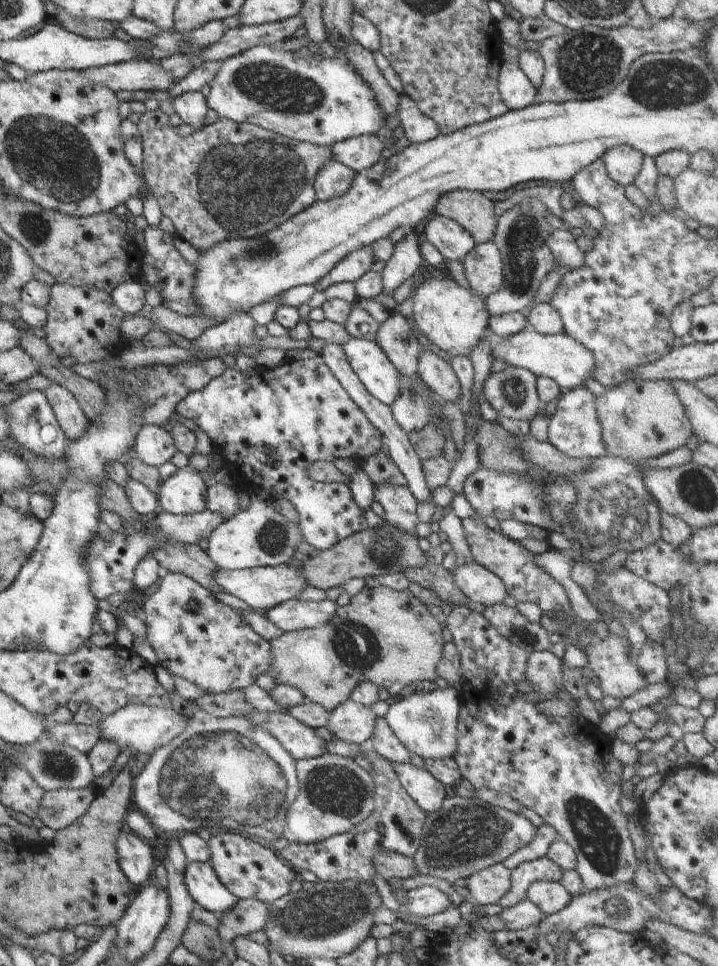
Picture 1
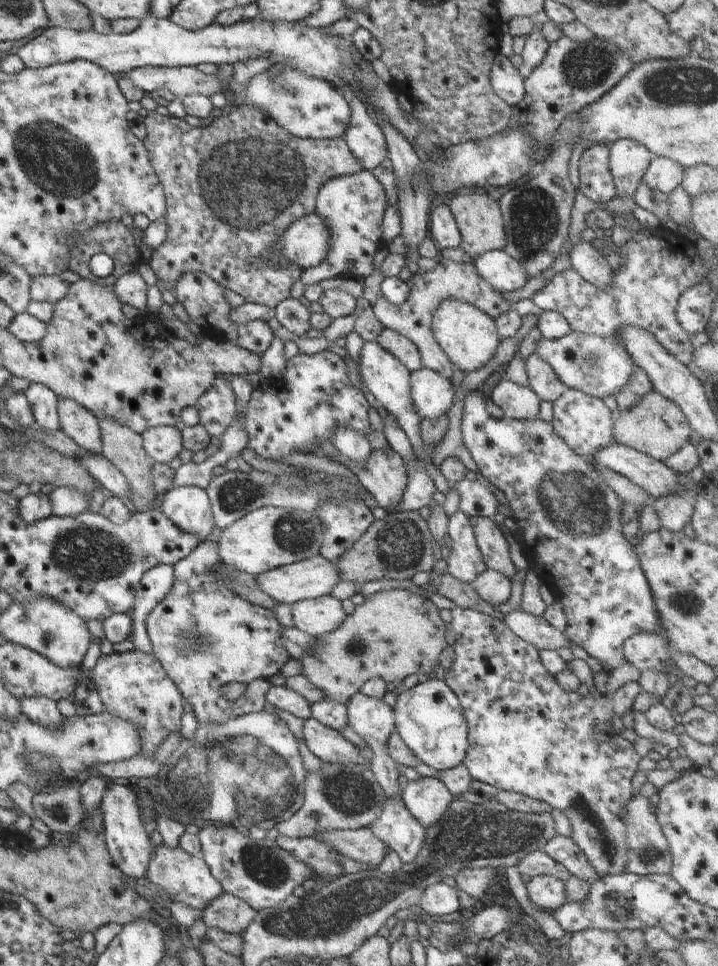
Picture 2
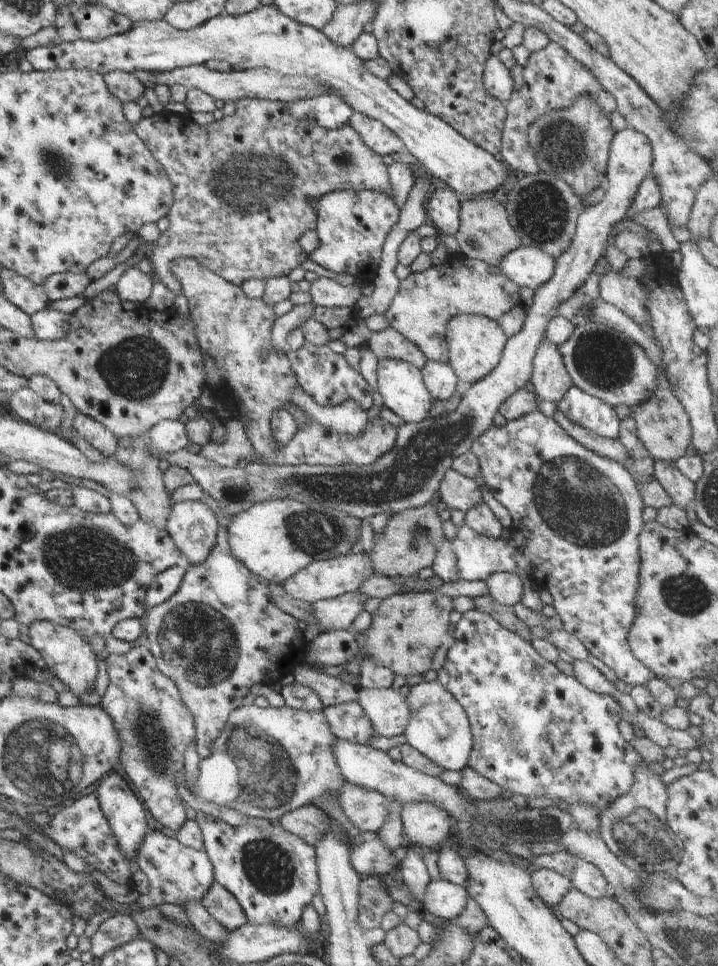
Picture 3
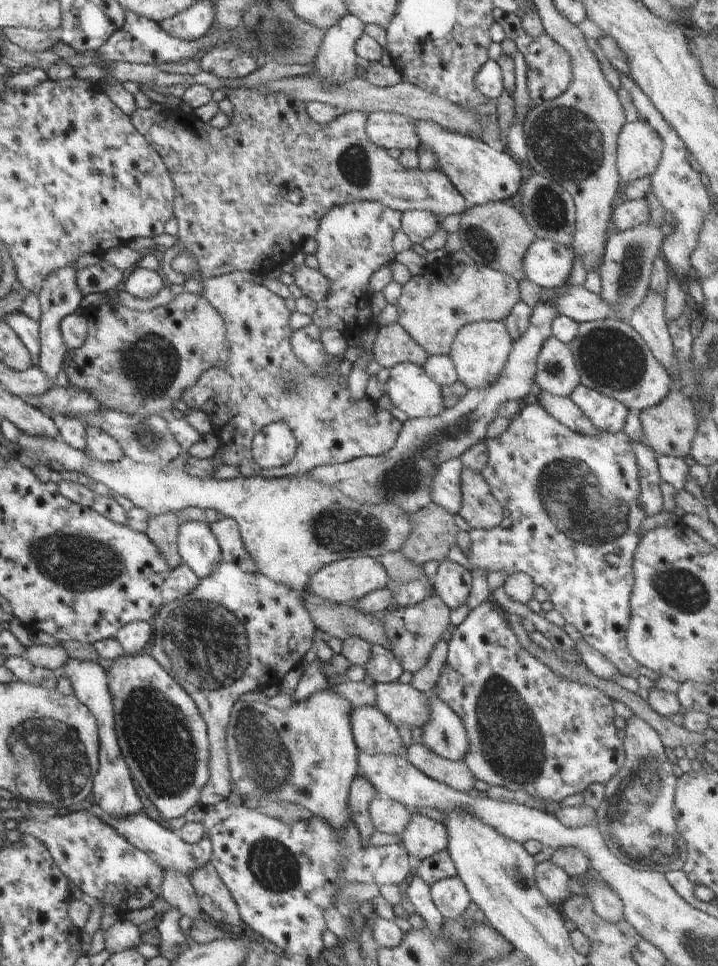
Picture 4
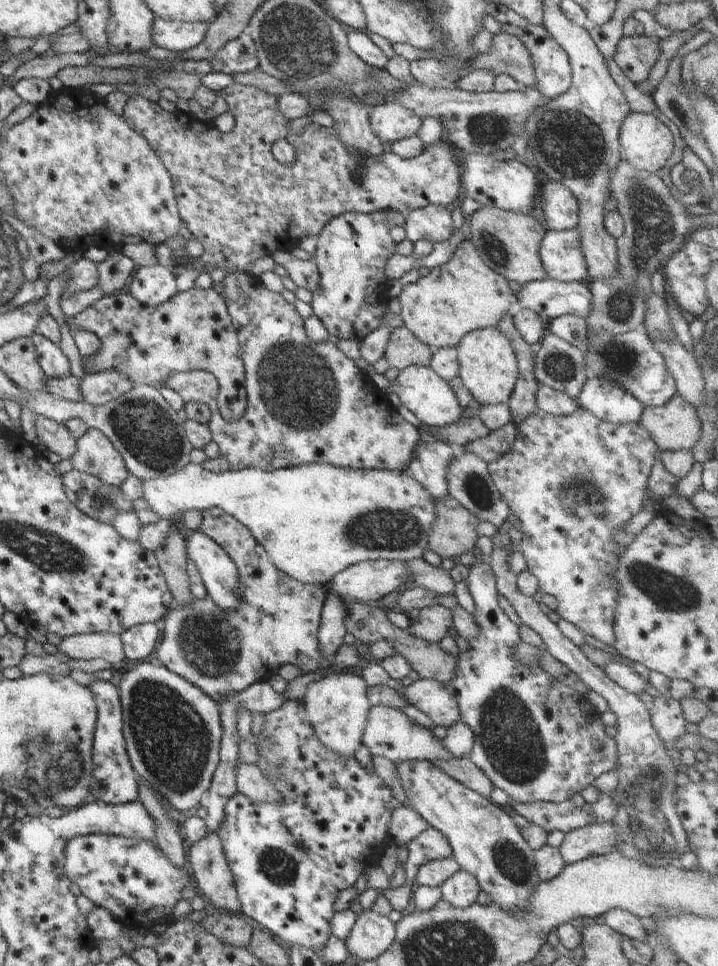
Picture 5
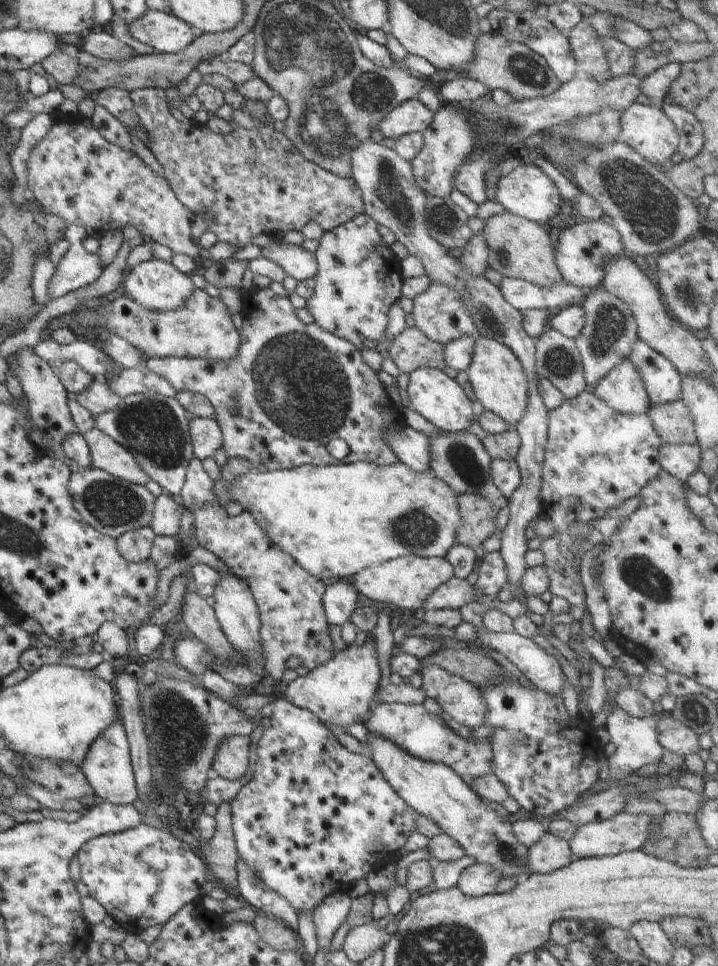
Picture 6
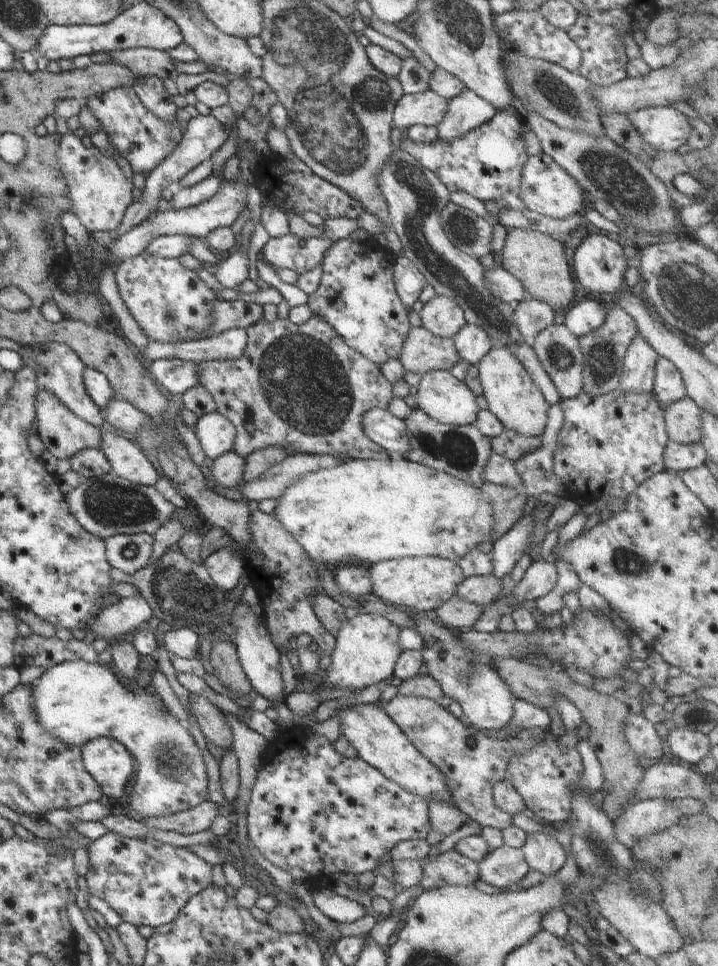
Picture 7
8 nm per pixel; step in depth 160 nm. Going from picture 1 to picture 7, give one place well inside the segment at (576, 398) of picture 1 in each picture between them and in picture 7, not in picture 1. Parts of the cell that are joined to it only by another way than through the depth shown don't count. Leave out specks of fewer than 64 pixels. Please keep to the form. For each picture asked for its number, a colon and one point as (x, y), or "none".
2: (583, 421)
3: (584, 409)
4: (606, 414)
5: (604, 399)
6: (621, 389)
7: (638, 376)

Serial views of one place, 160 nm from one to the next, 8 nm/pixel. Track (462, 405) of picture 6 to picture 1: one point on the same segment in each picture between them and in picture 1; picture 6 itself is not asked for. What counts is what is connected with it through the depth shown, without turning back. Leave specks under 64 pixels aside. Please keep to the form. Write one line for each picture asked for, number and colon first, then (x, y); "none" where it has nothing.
1: (380, 377)
2: (388, 379)
3: (400, 383)
4: (409, 387)
5: (428, 396)

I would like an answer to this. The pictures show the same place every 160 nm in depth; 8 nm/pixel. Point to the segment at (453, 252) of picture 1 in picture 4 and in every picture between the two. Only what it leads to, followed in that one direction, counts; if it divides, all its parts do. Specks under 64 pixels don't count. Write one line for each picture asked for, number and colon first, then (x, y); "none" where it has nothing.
2: (443, 230)
3: (443, 206)
4: (273, 170)

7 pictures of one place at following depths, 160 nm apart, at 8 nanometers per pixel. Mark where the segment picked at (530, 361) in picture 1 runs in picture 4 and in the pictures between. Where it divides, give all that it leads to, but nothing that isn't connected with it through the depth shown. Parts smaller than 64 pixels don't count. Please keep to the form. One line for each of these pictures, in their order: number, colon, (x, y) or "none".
2: (599, 367)
3: (604, 362)
4: (612, 358)

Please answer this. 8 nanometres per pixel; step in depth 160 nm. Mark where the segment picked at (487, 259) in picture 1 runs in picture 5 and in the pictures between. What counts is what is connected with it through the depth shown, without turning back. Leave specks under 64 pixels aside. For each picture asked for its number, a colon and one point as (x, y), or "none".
2: (502, 271)
3: (530, 266)
4: (548, 264)
5: (560, 252)

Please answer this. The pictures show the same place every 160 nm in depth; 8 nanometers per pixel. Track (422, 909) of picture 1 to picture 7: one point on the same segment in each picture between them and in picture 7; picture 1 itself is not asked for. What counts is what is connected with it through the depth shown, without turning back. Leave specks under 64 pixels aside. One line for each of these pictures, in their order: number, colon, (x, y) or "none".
2: (439, 899)
3: (445, 900)
4: (451, 897)
5: (460, 890)
6: (477, 880)
7: (505, 866)

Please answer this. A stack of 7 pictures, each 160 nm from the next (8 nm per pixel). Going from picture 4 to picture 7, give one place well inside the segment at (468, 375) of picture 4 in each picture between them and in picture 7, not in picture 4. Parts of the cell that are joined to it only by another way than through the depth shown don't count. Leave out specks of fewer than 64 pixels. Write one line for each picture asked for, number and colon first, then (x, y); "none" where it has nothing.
5: (488, 367)
6: (497, 377)
7: (512, 396)

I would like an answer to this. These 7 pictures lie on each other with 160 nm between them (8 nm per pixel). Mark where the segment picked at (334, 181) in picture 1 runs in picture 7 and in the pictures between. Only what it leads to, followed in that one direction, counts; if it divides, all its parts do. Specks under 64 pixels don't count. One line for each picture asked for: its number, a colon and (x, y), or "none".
2: (352, 207)
3: (352, 226)
4: (353, 241)
5: (352, 251)
6: (351, 299)
7: (356, 295)

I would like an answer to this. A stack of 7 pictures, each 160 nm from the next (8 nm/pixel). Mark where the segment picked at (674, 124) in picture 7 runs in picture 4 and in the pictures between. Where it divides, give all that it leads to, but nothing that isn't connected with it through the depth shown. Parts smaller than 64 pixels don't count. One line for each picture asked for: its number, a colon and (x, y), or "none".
4: (639, 148)
5: (647, 143)
6: (646, 129)

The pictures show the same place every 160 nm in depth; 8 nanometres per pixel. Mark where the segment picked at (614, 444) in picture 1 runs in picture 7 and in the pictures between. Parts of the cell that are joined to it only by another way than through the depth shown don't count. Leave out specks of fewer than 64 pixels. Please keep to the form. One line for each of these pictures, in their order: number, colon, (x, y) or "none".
2: (655, 426)
3: (663, 425)
4: (670, 426)
5: (674, 426)
6: (673, 422)
7: (683, 418)

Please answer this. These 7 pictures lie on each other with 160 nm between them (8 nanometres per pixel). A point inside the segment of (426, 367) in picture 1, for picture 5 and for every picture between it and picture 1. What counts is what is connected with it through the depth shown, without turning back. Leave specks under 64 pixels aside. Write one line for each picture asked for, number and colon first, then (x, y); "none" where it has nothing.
2: (448, 280)
3: (426, 301)
4: (432, 308)
5: (463, 295)

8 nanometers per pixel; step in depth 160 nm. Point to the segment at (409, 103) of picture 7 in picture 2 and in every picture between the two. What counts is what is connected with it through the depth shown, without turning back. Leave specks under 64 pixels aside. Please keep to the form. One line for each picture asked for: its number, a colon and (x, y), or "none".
2: (365, 138)
3: (378, 137)
4: (387, 130)
5: (390, 122)
6: (412, 116)

